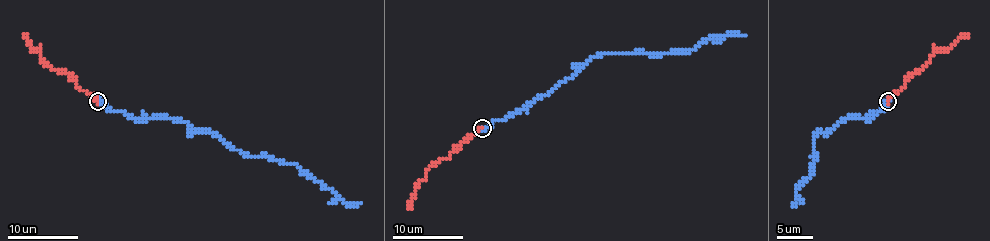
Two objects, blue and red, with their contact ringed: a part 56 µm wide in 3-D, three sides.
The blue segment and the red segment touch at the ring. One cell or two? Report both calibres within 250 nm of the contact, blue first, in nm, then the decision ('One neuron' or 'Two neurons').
Thickness 240 nm (blue) against 260 nm. One neuron

